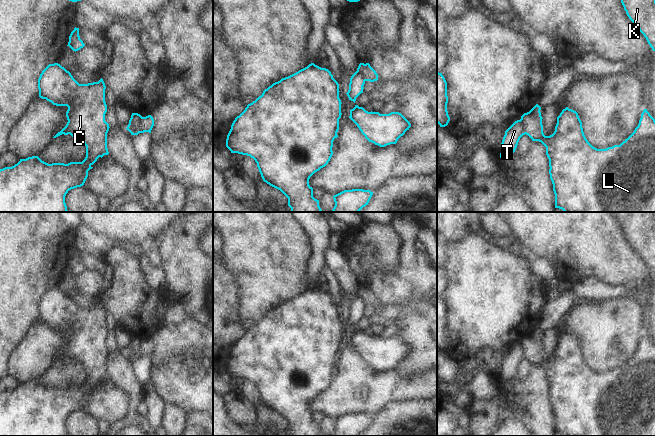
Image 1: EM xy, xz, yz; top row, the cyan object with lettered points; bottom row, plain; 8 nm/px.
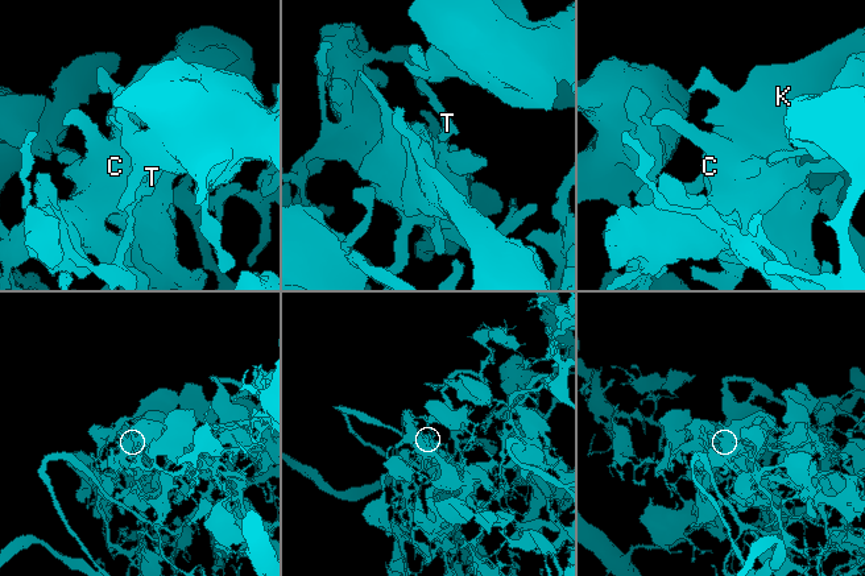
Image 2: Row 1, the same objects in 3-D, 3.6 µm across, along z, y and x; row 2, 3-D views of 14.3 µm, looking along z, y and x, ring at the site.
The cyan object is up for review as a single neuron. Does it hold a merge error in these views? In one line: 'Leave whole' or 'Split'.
Split

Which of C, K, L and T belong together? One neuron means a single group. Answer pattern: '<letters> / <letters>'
C K L / T

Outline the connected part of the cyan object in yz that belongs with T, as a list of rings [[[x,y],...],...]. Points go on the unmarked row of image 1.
[[[517,344],[505,355],[501,367],[501,383],[505,383],[515,376],[518,366],[523,359],[525,359],[524,347],[521,344]]]

